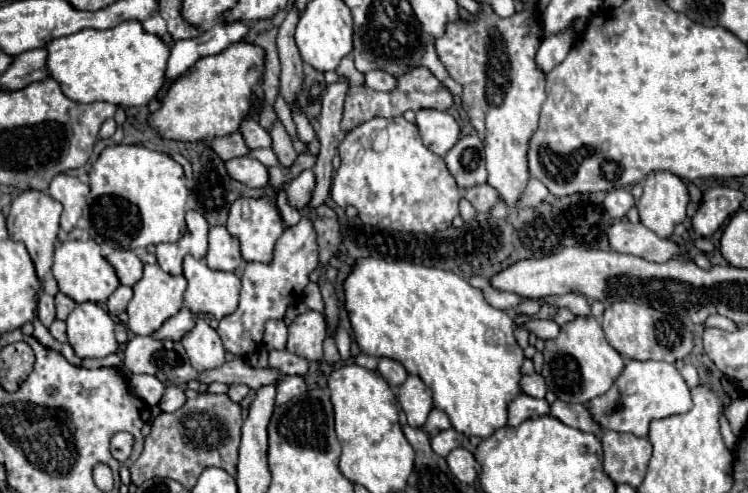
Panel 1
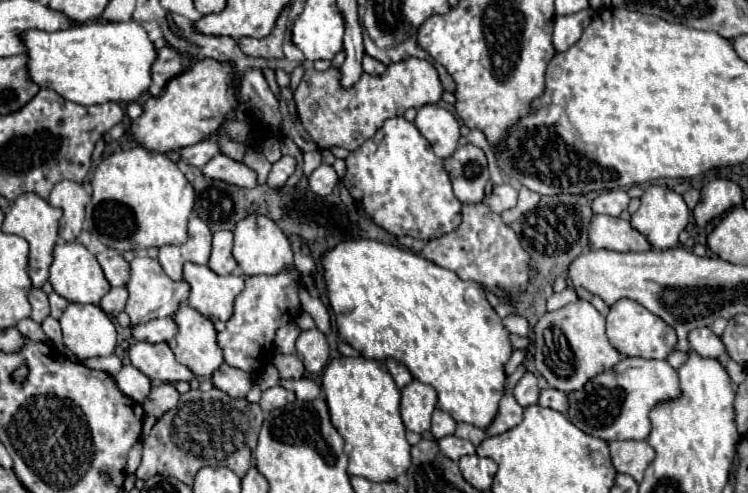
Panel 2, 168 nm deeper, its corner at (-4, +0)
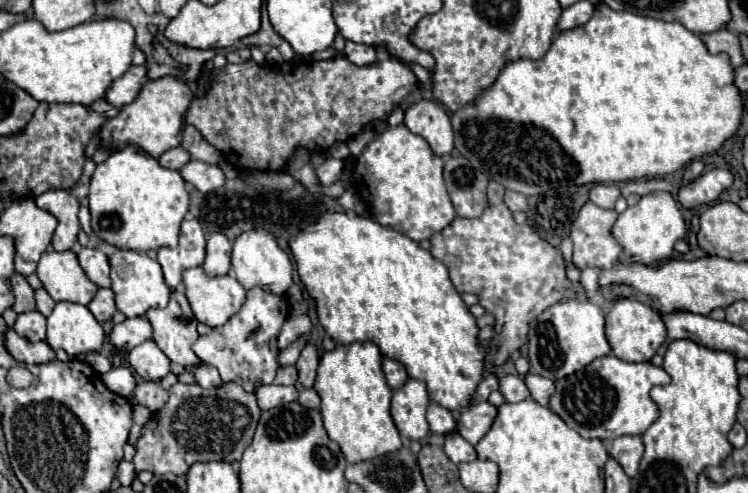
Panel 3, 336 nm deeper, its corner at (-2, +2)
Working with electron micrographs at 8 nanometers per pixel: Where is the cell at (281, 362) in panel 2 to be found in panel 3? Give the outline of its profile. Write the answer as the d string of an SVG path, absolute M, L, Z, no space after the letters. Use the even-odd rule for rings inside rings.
M281 366L279 372L277 372L277 378L275 378L275 384L283 384L283 386L297 384L297 370L295 370L295 366Z

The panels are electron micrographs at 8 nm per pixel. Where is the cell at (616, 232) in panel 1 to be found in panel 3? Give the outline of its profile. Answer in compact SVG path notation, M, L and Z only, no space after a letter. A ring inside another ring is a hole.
M593 202L577 212L571 224L573 262L583 270L587 266L615 268L621 260L621 246L611 234L611 226L617 220L615 210L605 210Z

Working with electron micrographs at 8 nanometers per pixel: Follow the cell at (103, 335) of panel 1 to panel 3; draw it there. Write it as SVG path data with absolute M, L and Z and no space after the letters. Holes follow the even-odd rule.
M57 302L51 316L47 318L45 342L53 350L65 350L71 358L83 352L99 350L103 340L105 332L87 306Z

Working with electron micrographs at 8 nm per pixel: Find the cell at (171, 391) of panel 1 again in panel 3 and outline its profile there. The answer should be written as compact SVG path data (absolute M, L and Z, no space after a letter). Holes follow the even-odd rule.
M139 382L135 388L135 398L141 406L149 408L151 412L159 410L167 400L167 390L157 386L155 382Z

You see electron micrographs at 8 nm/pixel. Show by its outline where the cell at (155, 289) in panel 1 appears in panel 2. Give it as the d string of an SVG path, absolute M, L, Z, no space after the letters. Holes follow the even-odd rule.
M141 254L131 262L131 278L127 282L127 290L129 290L129 300L127 300L125 312L129 314L131 324L139 326L153 318L173 316L175 310L179 308L179 304L188 299L190 287L185 280L175 282L175 280L167 278L167 274L163 274L163 268L159 266L157 260L149 258L147 254Z

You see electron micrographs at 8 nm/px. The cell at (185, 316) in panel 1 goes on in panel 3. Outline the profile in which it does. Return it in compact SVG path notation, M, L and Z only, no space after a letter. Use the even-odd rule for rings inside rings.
M127 318L121 324L113 326L109 334L109 342L117 348L117 352L125 354L131 348L149 340L151 334L153 334L153 328L145 318Z

